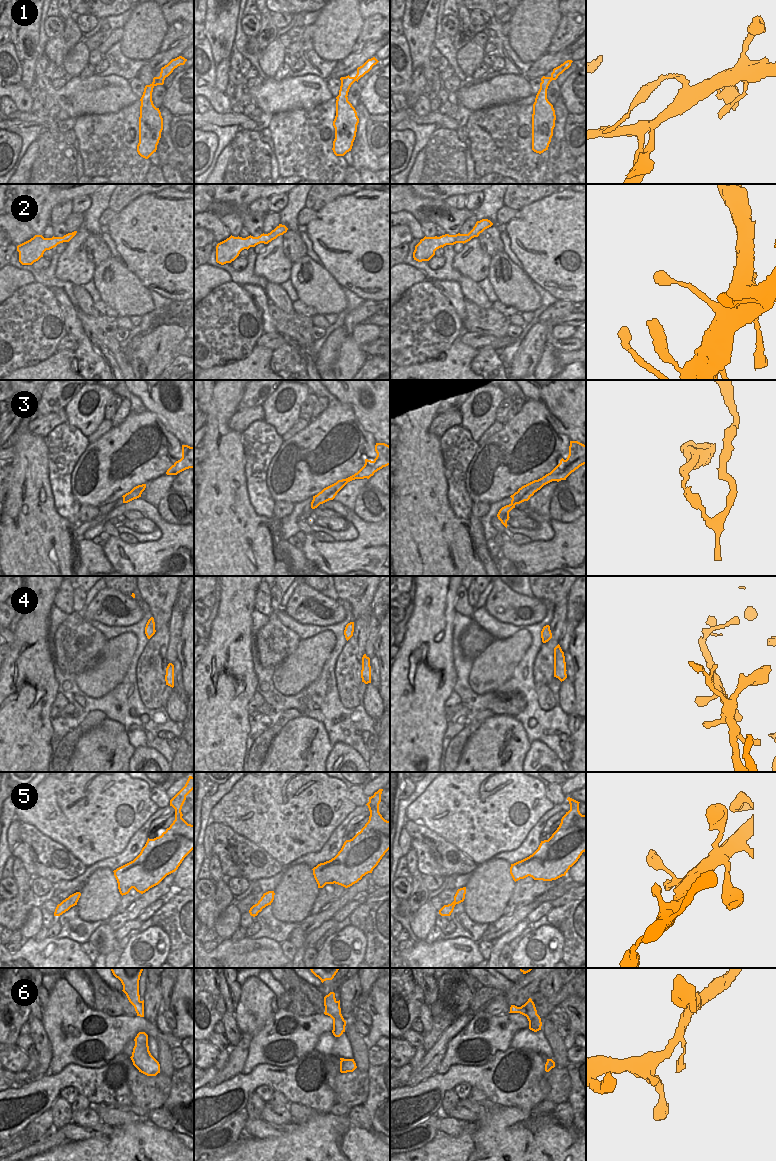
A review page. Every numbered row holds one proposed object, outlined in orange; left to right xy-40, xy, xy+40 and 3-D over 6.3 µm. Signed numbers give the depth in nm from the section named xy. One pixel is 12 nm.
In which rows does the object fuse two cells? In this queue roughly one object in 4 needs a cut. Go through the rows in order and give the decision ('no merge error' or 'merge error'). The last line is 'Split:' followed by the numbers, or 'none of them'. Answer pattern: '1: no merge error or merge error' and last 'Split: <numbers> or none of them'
1: merge error
2: no merge error
3: no merge error
4: no merge error
5: no merge error
6: no merge error
Split: 1

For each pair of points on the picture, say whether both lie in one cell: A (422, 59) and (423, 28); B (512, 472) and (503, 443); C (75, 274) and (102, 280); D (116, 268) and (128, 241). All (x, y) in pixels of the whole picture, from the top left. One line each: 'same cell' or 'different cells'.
A: same cell
B: same cell
C: different cells
D: different cells

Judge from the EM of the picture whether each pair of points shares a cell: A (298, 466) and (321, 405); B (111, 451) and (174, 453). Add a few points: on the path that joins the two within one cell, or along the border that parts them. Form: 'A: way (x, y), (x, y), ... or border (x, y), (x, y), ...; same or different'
A: border (328, 404), (312, 420); different
B: way (131, 433), (140, 425), (156, 419), (165, 433); same

